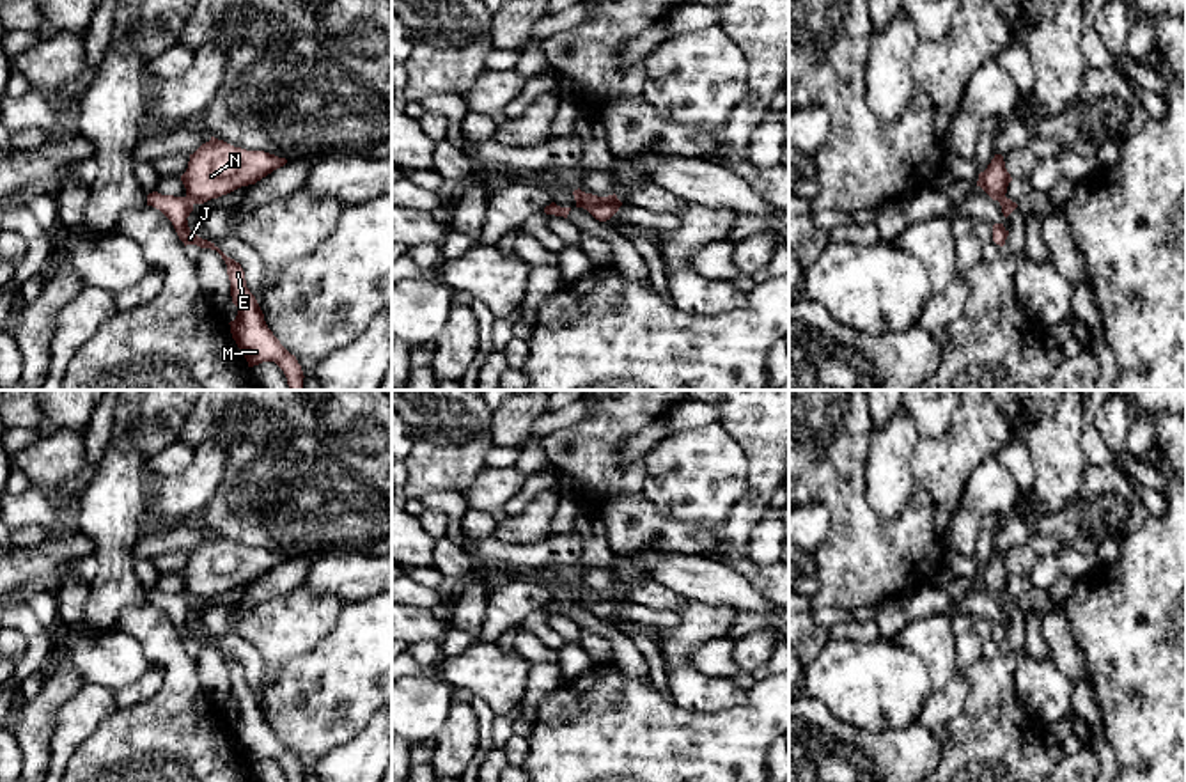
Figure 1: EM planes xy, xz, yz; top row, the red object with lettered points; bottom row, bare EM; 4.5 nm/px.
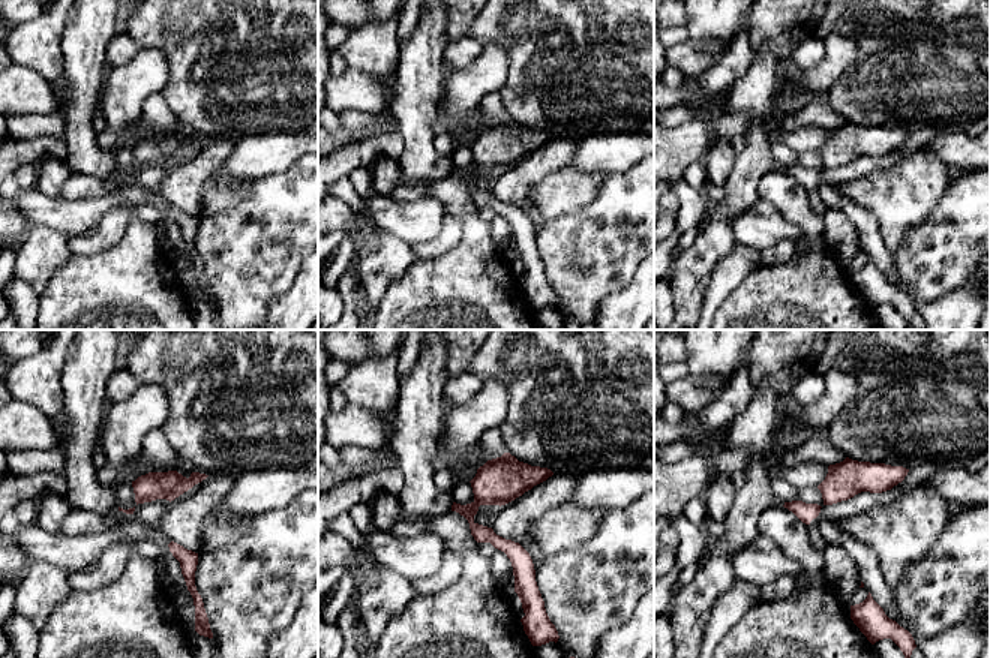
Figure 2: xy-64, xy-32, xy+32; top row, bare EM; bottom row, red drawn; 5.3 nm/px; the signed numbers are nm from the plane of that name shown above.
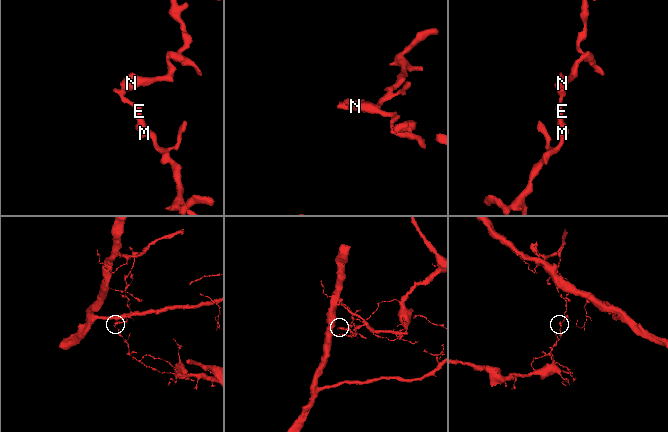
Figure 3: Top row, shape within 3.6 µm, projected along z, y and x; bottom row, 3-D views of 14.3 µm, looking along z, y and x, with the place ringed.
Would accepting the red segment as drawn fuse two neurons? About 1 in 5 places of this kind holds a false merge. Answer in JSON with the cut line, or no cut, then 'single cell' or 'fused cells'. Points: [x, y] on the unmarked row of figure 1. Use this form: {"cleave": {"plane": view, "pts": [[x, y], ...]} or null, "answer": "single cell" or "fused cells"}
{"cleave": {"plane": "xy", "pts": [[187, 593], [194, 600]]}, "answer": "fused cells"}

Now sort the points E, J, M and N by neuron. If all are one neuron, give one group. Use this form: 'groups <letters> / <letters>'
groups E J M / N

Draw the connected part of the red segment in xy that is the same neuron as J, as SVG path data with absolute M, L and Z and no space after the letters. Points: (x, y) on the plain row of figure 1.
M152 589L147 592L147 603L160 606L172 619L184 644L197 642L200 645L216 647L225 658L232 700L238 704L236 716L229 720L230 731L245 752L248 764L262 759L275 759L284 768L287 782L303 782L305 773L301 762L268 725L255 693L246 684L241 661L227 654L215 640L202 637L190 628L186 615L193 608L193 598L188 594L161 592Z

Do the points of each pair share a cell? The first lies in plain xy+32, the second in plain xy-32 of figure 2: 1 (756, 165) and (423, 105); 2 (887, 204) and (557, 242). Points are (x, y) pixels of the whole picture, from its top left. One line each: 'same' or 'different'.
1: same
2: different

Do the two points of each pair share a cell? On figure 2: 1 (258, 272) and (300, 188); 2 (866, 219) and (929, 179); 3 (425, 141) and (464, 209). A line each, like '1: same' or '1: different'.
1: same
2: different
3: different

